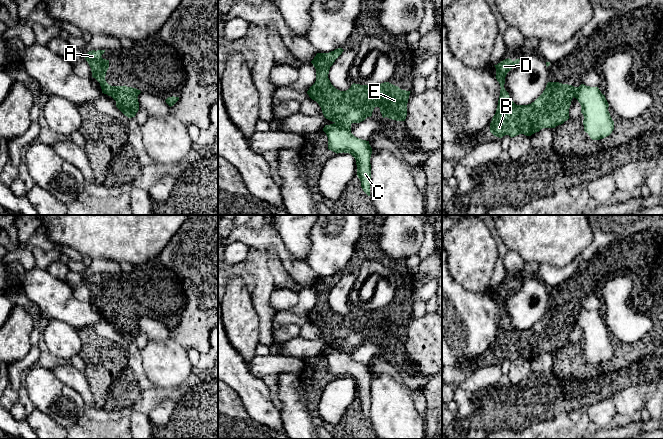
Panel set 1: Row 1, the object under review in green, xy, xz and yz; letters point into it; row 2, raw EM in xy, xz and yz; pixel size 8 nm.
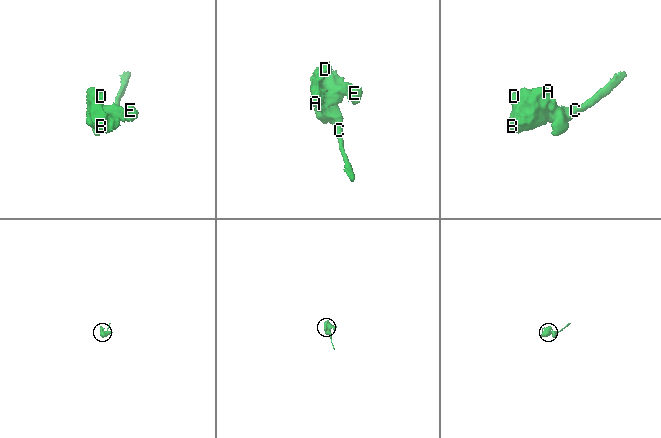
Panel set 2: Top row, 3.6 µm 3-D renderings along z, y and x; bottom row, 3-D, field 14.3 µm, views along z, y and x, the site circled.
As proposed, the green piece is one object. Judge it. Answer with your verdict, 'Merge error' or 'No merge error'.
Merge error

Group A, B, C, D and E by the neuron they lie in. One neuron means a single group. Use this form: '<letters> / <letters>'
A B D E / C

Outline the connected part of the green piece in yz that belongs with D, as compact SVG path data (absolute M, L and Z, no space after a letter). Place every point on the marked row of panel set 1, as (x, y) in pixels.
M505 59L494 65L500 84L500 96L496 113L490 123L490 132L499 138L519 134L531 136L543 128L555 128L569 117L569 108L578 87L559 82L548 82L543 93L531 104L516 105L505 90L505 77L520 59Z

